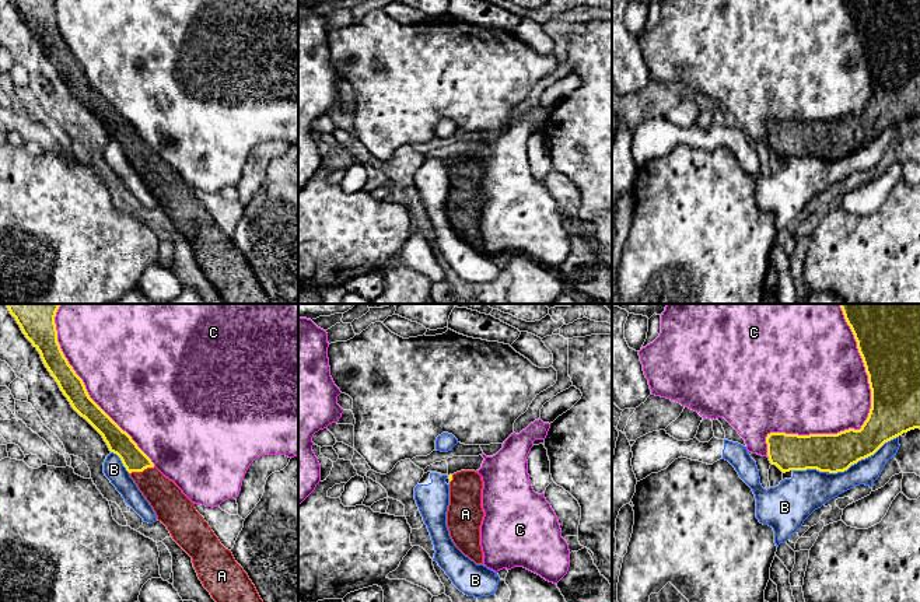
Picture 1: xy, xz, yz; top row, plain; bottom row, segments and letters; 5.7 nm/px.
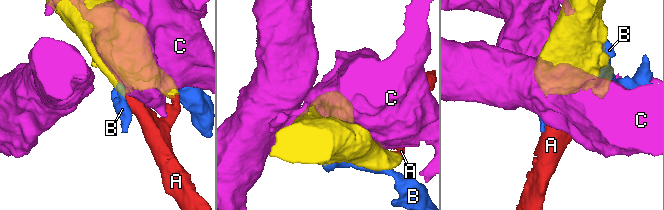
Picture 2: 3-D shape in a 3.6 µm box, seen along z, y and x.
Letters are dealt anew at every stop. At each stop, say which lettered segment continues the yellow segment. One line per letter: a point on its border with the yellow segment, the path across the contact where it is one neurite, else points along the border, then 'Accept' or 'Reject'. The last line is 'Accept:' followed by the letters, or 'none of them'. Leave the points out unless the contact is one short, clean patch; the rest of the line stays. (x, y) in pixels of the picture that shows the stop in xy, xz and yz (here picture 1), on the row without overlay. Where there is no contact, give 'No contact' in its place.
A: Touches yellow at xy (142, 157). Accept
B: Touches yellow at yz (863, 144). Reject
C: Touches yellow at yz (861, 114). Reject
Accept: A

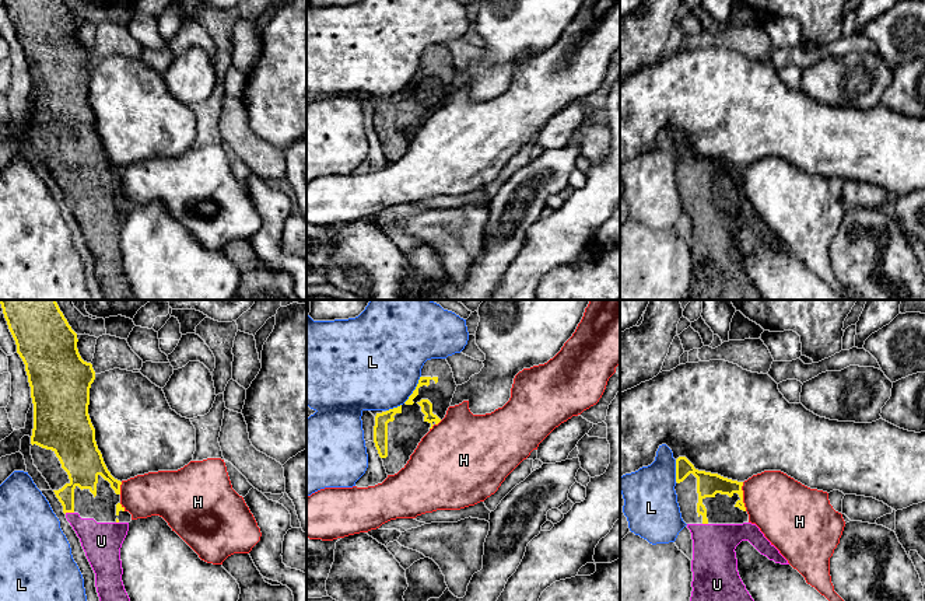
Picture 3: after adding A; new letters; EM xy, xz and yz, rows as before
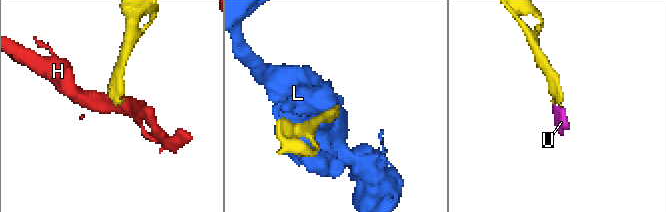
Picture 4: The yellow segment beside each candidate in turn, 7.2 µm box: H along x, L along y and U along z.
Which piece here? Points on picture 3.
H: Touches yellow at yz (742, 182). Reject
L: Touches yellow at xz (414, 76). Reject
U: Touches yellow at xy (69, 198). Accept
Accept: U

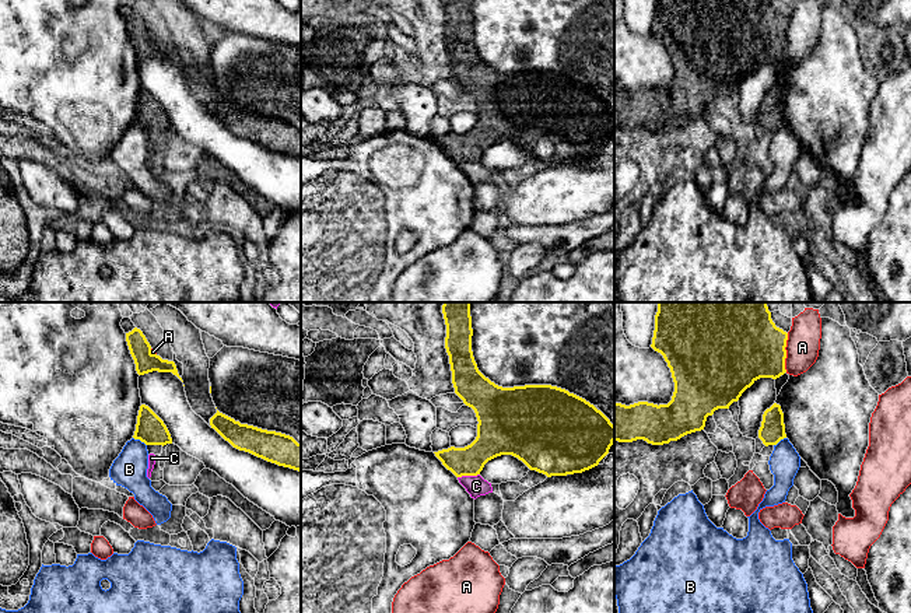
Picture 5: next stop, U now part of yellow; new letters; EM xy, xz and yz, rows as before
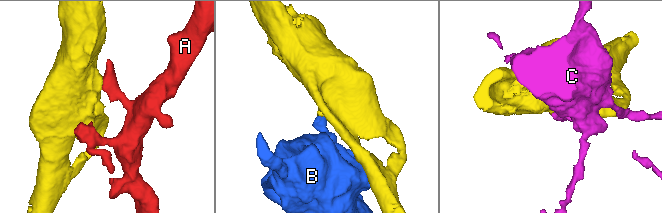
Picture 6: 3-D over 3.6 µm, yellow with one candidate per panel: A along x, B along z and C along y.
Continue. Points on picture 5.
A: Touches yellow at yz (785, 39). Boundary: yz (788, 20), (785, 58). Reject
B: Touches yellow at xy (140, 126). Boundary: xy (133, 123), (146, 132). Reject
C: Touches yellow at xz (468, 161). Reject
Accept: none of them

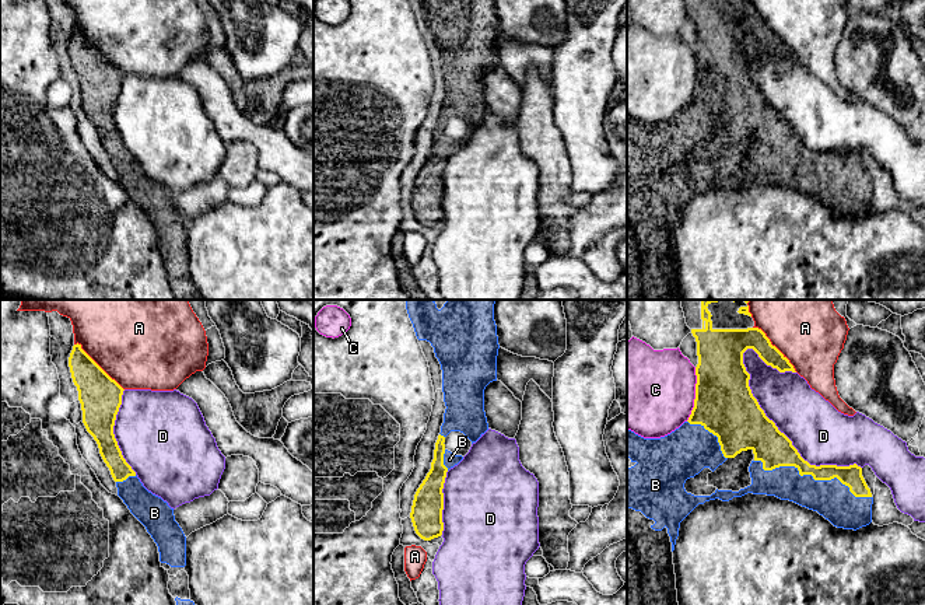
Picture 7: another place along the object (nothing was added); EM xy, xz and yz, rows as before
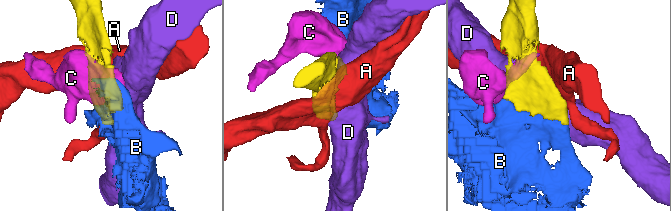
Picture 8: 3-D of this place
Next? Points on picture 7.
A: Touches yellow at yz (775, 34). Reject
B: Touches yellow at yz (810, 160). Accept
C: Touches yellow at yz (696, 80). Boundary: yz (696, 53), (694, 93), (686, 107). Reject
D: Touches yellow at yz (780, 118). Reject
Accept: B

